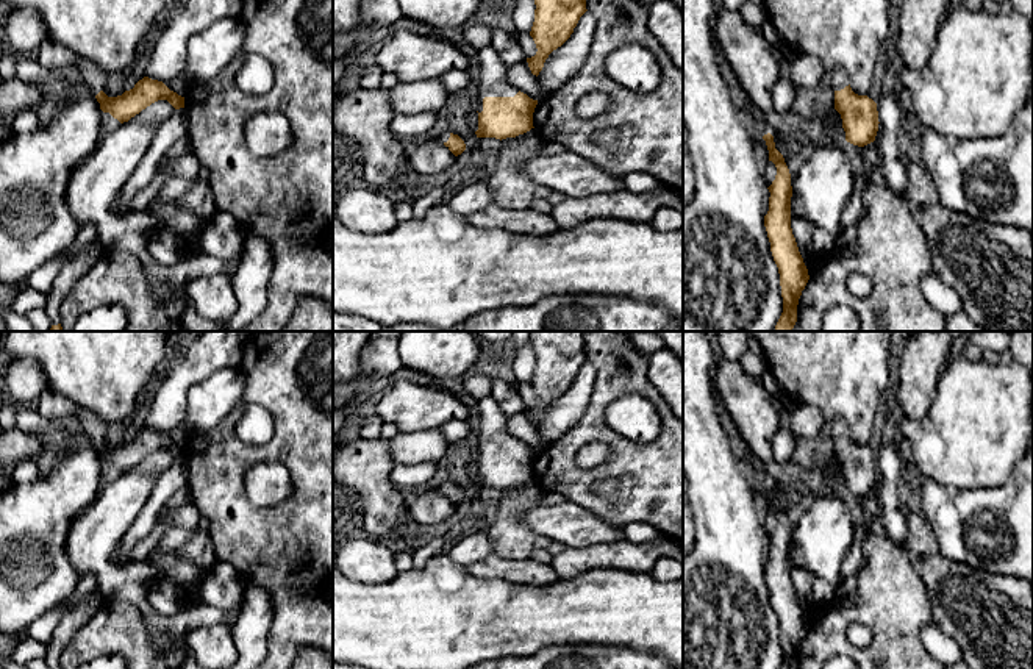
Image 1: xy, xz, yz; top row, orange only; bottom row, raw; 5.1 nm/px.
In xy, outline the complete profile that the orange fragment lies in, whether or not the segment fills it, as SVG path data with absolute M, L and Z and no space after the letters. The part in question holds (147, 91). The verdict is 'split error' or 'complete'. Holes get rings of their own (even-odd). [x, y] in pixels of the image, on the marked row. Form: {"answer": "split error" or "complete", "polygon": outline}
{"answer": "split error", "polygon": "M80 56L75 70L95 94L100 109L103 113L109 113L120 123L128 122L158 100L167 100L175 109L184 108L184 97L170 91L163 81L144 77L133 89L125 91L122 95L108 97L103 92L106 86L105 73L97 67L97 64Z"}

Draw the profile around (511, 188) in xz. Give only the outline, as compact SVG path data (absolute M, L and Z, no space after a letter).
M531 128L516 136L511 144L502 147L497 166L486 180L492 192L492 205L530 208L538 184L520 170L520 164L539 155L542 141L538 130Z

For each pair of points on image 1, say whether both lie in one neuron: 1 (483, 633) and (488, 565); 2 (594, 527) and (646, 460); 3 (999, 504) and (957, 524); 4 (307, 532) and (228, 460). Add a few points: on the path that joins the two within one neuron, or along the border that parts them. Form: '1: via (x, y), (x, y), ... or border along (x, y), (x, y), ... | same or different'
1: border along (464, 568), (477, 577), (500, 577), (522, 585) | different
2: border along (569, 500), (621, 527) | different
3: via (988, 515), (985, 518), (968, 518) | same
4: via (278, 532), (264, 532), (228, 496), (228, 488) | same

